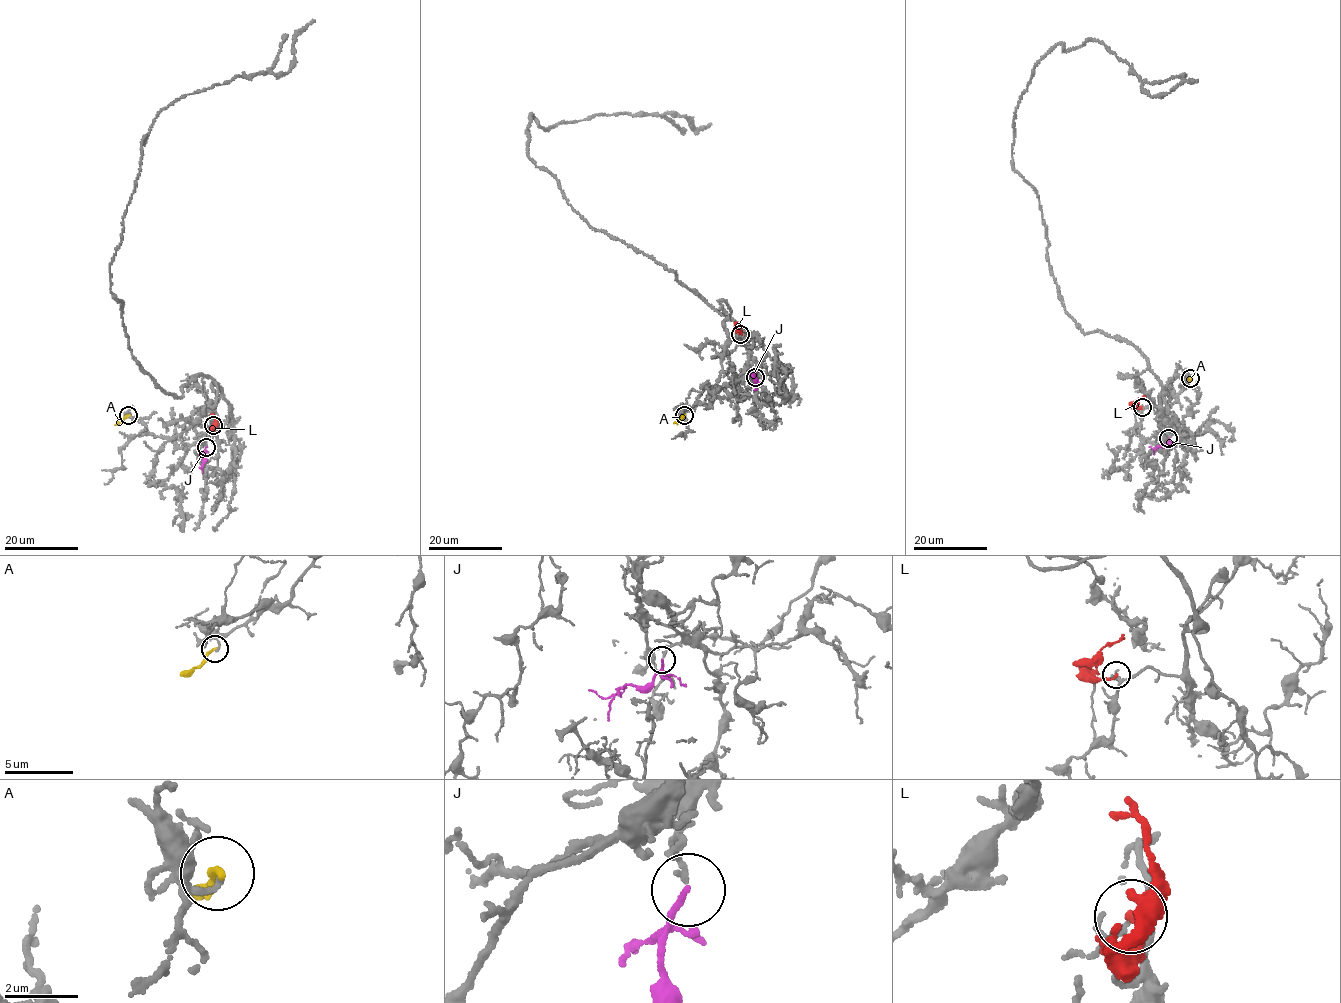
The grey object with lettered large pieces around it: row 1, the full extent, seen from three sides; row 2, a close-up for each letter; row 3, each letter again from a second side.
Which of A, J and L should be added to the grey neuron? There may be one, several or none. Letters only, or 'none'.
J

